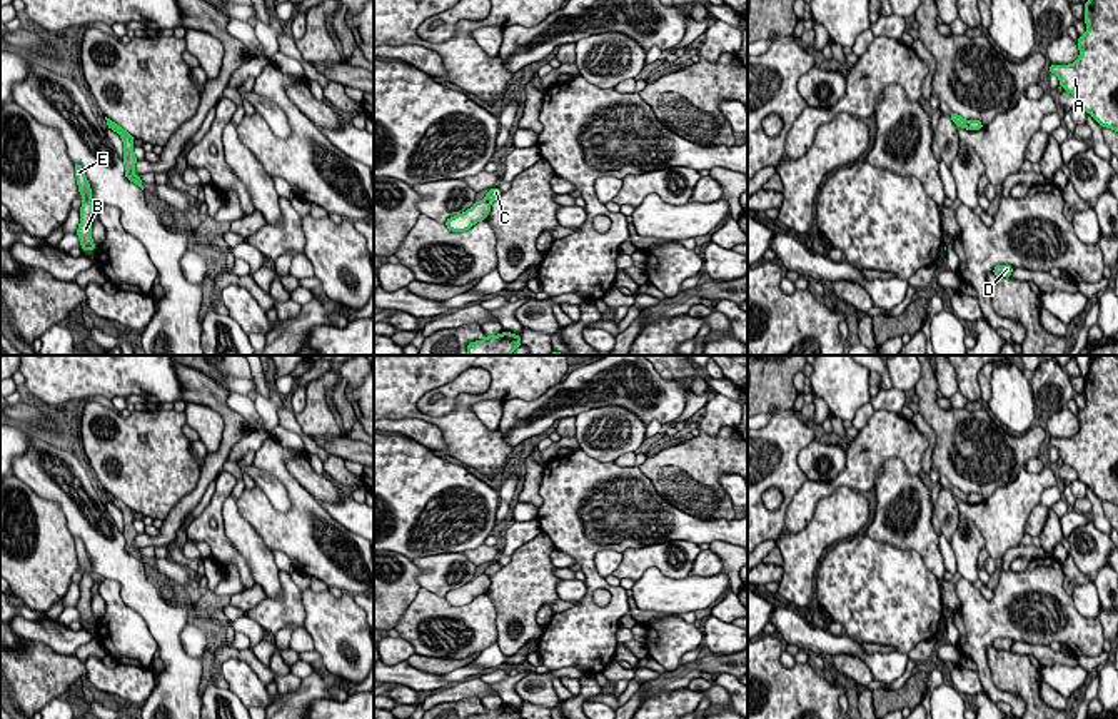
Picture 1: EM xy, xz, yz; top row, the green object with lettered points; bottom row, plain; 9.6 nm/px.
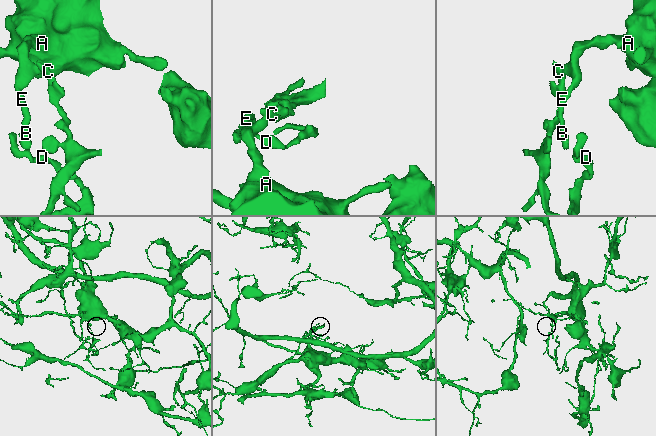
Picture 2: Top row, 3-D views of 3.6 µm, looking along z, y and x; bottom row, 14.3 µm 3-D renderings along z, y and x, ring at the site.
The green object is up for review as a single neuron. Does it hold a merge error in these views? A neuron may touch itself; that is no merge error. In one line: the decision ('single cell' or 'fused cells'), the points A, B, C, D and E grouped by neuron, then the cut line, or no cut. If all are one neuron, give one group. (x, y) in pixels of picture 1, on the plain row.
fused cells | A B E / C D | xz (484, 573), (488, 578)

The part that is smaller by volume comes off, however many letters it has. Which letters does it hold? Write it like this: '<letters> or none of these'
C, D

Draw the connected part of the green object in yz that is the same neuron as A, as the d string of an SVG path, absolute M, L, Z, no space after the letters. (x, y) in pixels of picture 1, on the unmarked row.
M1091 355L1085 395L1078 434L1051 437L1050 449L1056 447L1060 459L1101 500L1118 505L1118 355Z

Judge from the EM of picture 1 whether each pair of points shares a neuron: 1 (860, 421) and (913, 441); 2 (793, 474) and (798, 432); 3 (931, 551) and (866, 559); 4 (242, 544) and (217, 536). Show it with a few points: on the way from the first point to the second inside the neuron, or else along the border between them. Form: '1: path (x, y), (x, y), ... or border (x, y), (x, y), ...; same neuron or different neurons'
1: border (875, 411), (858, 431); different neurons
2: path (790, 464), (790, 442); same neuron
3: border (880, 541), (913, 549), (938, 581); different neurons
4: border (222, 502), (224, 534), (252, 574); different neurons

